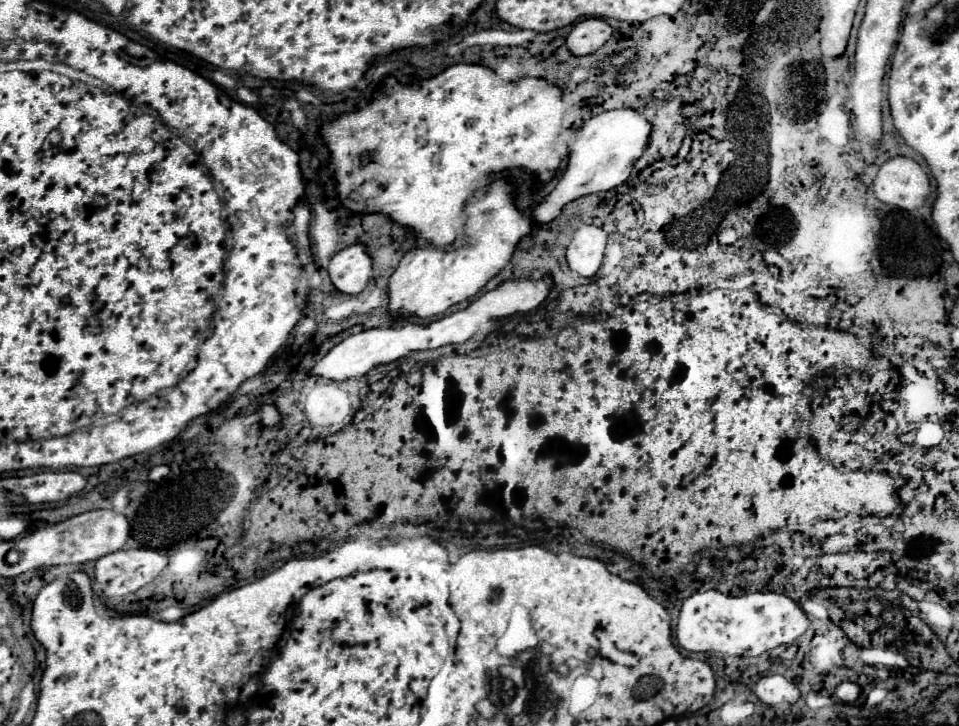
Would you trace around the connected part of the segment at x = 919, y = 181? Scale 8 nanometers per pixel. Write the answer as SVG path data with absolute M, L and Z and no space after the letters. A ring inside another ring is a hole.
M895 156L881 164L873 180L873 192L885 204L915 210L929 196L929 178L913 158Z

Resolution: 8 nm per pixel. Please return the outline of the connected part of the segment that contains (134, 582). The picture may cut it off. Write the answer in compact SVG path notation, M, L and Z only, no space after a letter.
M147 548L117 550L107 556L101 556L95 562L93 588L94 590L101 588L101 592L107 596L125 596L149 584L165 566L167 566L167 558L161 556L157 550L147 550Z

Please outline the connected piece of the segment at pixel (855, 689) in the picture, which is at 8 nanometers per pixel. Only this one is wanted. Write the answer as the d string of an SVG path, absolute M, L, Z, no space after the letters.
M841 682L837 688L835 688L835 698L843 704L855 704L859 698L861 698L863 690L859 684L855 682Z

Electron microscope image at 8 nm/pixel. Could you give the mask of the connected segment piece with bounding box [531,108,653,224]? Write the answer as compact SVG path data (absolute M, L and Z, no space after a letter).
M633 108L607 110L589 118L581 128L573 132L573 138L569 142L569 164L563 172L563 178L559 180L557 188L549 196L545 196L545 200L537 204L537 208L531 212L533 222L547 224L555 216L559 216L563 204L577 200L581 196L605 192L623 184L631 176L635 162L645 152L649 144L651 128L653 128L651 122L647 122Z

